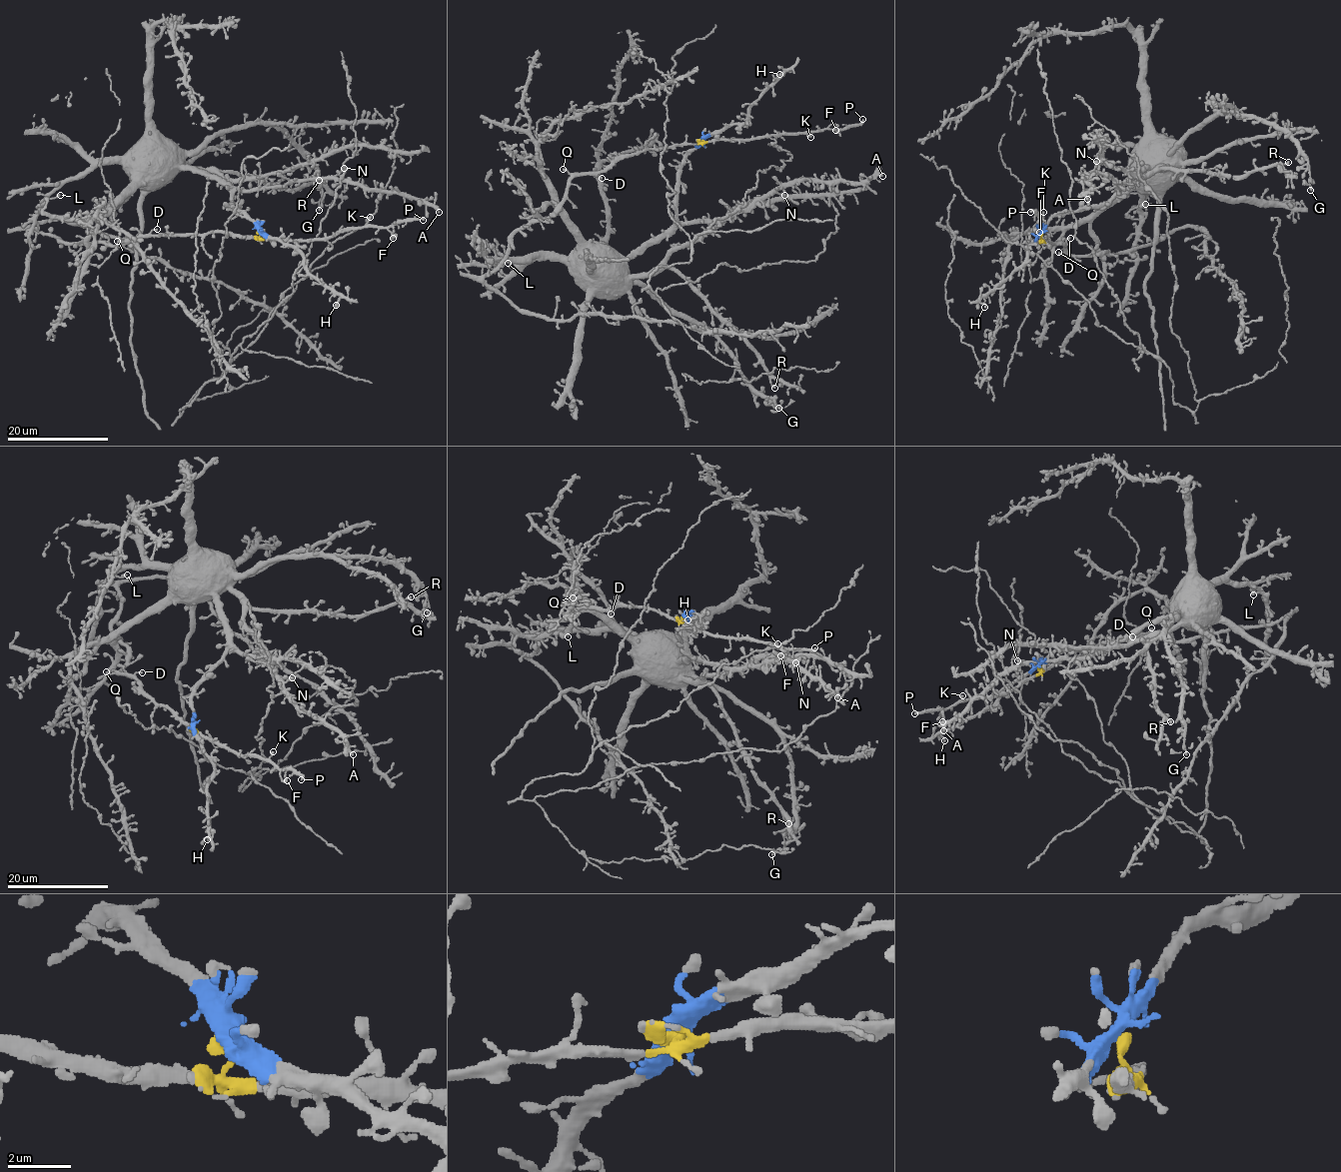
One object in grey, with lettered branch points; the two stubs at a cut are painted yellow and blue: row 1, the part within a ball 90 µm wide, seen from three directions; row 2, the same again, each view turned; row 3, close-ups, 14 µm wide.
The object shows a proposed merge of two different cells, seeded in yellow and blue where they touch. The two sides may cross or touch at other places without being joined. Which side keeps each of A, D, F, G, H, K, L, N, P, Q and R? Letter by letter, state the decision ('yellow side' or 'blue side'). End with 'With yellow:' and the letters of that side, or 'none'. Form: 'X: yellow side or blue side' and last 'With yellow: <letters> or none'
A: blue side
D: yellow side
F: yellow side
G: blue side
H: blue side
K: yellow side
L: blue side
N: blue side
P: yellow side
Q: yellow side
R: blue side
With yellow: D, F, K, P, Q

